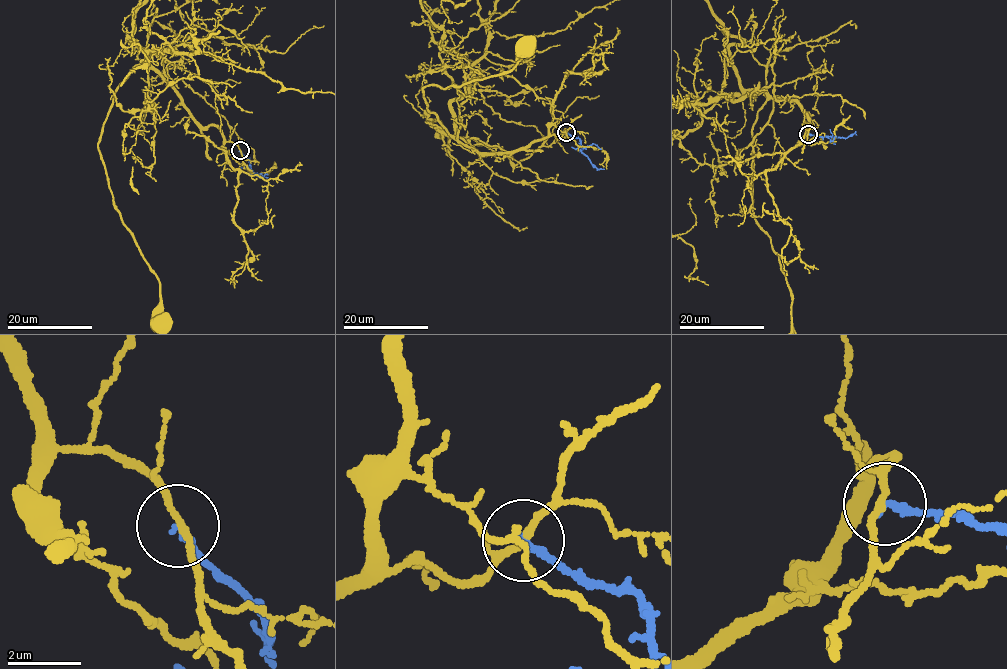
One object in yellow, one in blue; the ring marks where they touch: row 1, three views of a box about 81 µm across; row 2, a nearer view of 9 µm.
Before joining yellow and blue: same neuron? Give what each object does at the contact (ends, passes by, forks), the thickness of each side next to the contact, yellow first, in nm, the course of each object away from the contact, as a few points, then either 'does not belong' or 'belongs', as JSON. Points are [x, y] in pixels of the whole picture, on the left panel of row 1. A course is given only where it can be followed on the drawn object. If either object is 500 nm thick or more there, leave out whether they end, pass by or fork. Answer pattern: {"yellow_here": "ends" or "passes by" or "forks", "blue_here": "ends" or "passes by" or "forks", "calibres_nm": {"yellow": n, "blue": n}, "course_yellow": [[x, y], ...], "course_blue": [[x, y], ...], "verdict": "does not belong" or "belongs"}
{"yellow_here": "passes by", "blue_here": "ends", "calibres_nm": {"yellow": 170, "blue": 200}, "course_yellow": [[240, 150], [216, 126], [203, 127], [147, 63], [114, 93], [98, 151], [116, 210], [159, 281], [161, 323]], "course_blue": [[240, 150], [254, 174], [268, 178]], "verdict": "does not belong"}

